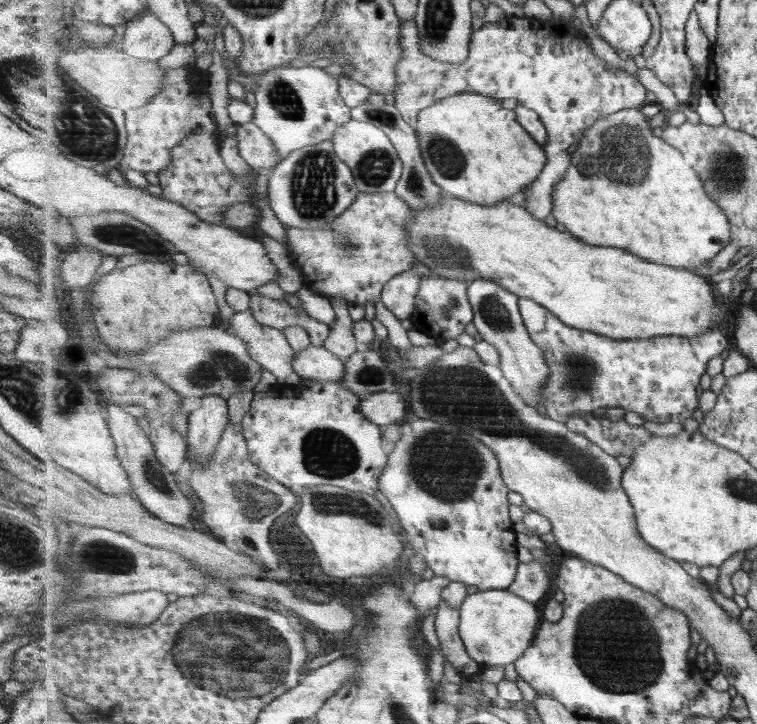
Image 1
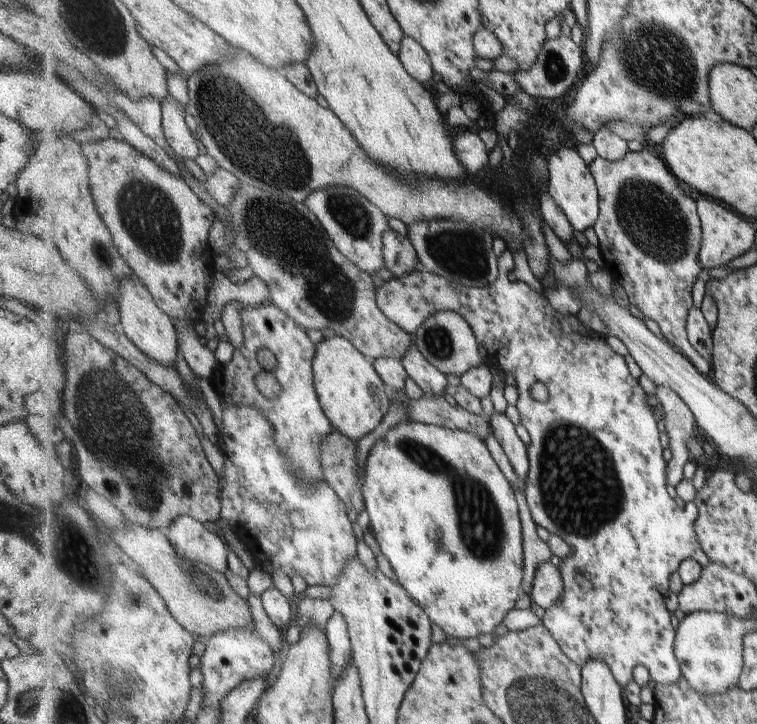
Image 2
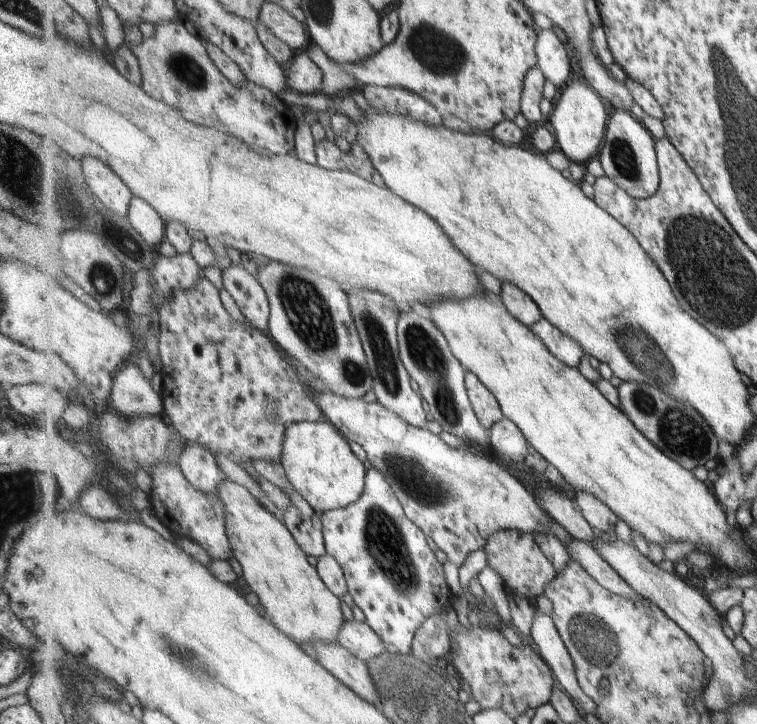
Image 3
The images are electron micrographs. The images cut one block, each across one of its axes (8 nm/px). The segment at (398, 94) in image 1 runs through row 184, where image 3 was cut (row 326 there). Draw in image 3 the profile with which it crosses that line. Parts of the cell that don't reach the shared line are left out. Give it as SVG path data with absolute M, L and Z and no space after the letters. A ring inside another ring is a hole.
M543 318L532 328L543 338L547 348L551 348L551 352L559 360L563 360L563 363L567 364L567 366L576 368L581 364L583 355L587 355L585 348L577 340L573 340L569 334L563 332L559 326L555 326L547 318Z

